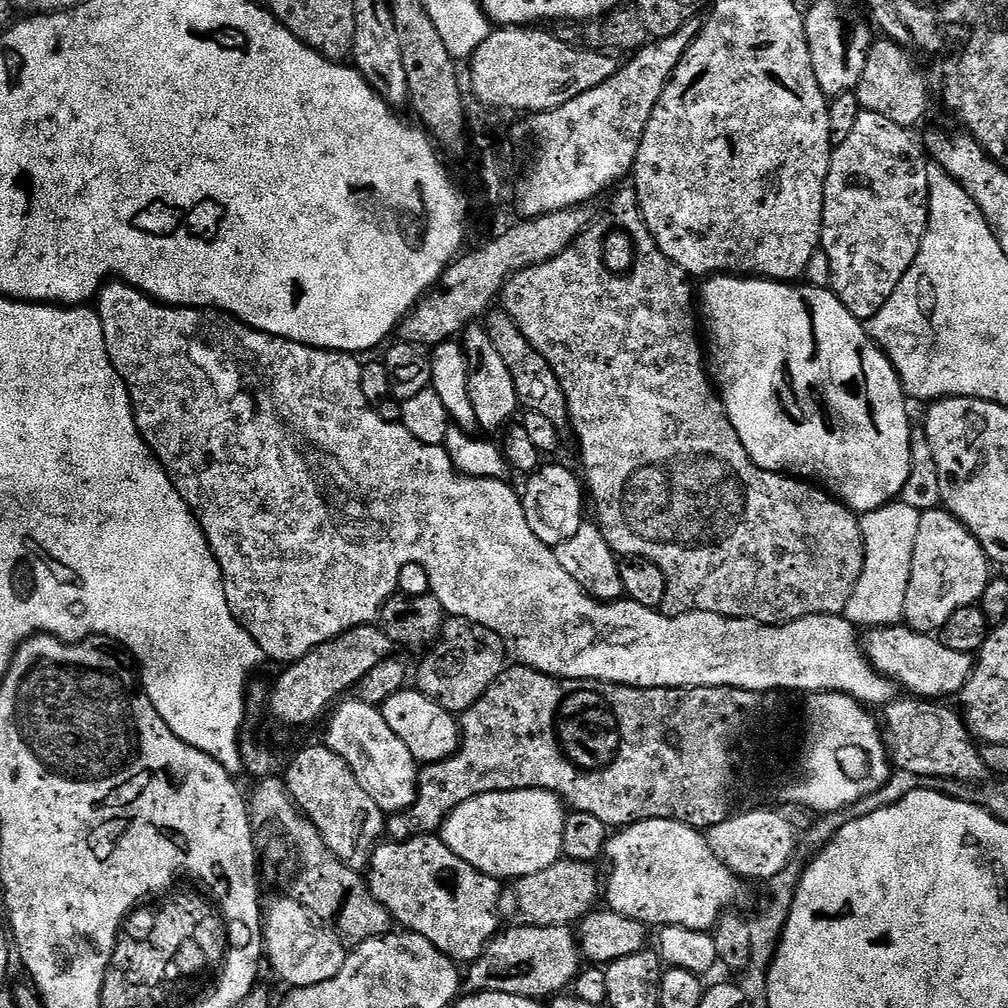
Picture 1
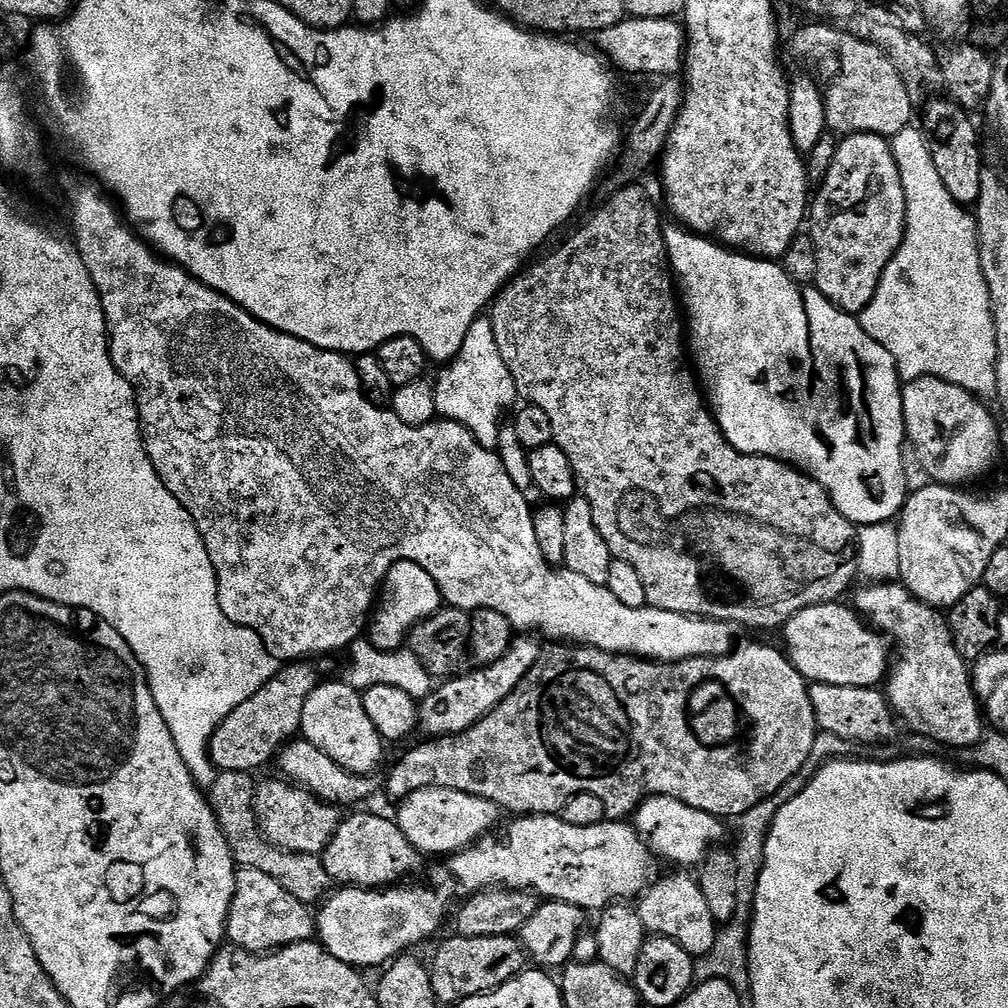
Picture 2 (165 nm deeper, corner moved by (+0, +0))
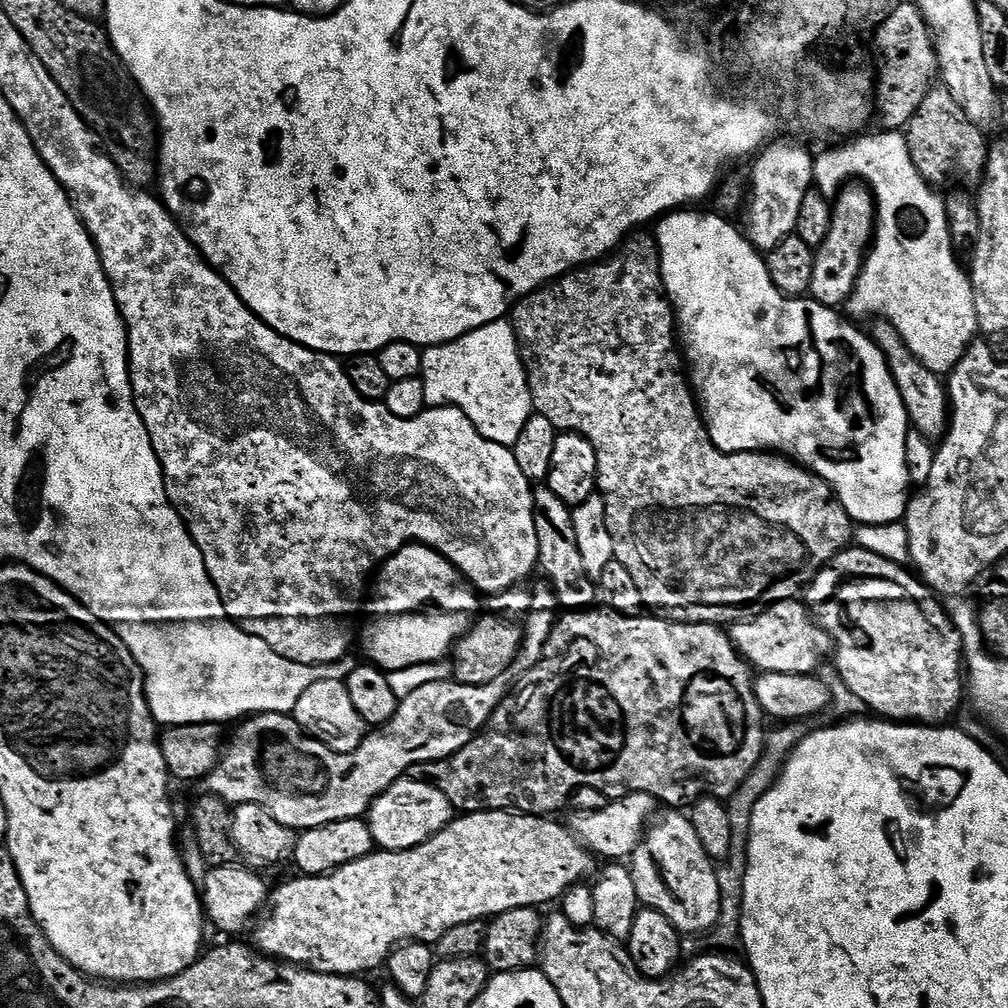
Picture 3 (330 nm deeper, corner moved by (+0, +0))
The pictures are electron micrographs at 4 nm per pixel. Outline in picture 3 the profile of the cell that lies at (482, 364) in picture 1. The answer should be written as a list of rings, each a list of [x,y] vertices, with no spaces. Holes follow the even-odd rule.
[[[540,486],[533,491],[534,498],[534,530],[538,530],[539,567],[544,568],[547,581],[556,591],[556,600],[564,610],[588,610],[597,603],[598,584],[590,574],[586,574],[586,566],[582,562],[582,554],[578,551],[578,537],[574,534],[574,518],[572,508],[554,490]]]

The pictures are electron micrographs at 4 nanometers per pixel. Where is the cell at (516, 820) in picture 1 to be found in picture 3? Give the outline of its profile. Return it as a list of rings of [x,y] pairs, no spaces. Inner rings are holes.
[[[401,778],[372,803],[366,817],[376,848],[385,852],[410,850],[438,834],[454,818],[452,803],[433,784]]]

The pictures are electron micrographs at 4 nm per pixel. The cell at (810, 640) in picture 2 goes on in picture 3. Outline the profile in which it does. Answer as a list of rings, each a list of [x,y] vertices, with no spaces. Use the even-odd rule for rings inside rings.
[[[799,599],[783,600],[766,608],[762,614],[758,614],[752,620],[742,620],[738,624],[731,625],[730,635],[733,644],[736,645],[737,652],[748,661],[753,669],[760,672],[811,676],[822,663],[822,657],[820,657],[821,629],[818,627],[807,603],[801,602]]]

